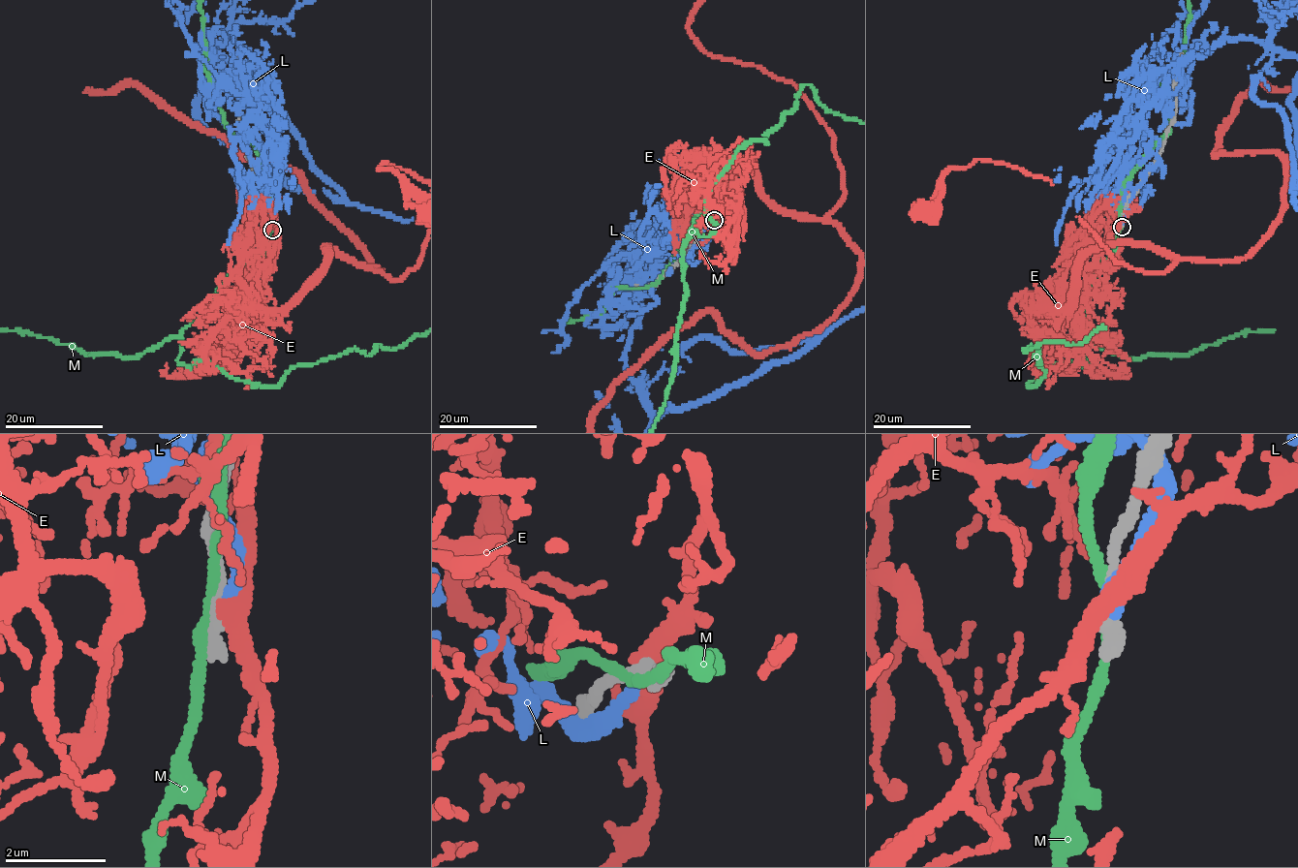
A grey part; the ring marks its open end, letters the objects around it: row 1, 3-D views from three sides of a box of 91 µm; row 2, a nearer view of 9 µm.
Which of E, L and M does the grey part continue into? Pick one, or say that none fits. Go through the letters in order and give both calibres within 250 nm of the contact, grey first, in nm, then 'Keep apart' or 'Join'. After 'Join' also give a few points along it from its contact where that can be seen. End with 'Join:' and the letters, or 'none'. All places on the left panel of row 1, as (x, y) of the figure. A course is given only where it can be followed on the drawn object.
E: Thickness 400 nm (grey) against 360 nm. Keep apart
L: Thickness 400 nm (grey) against 320 nm. Keep apart
M: Thickness 400 nm (grey) against 200 nm. Keep apart
Join: none

